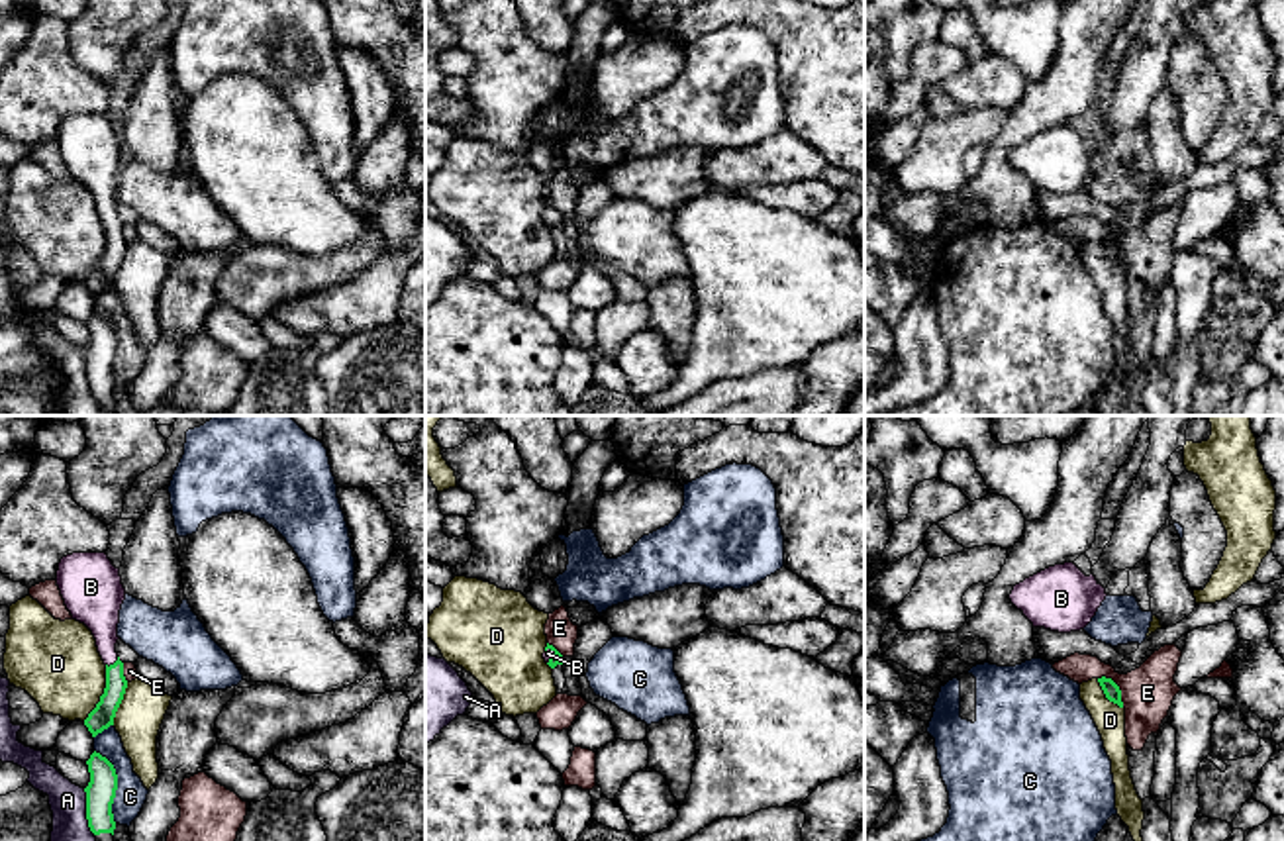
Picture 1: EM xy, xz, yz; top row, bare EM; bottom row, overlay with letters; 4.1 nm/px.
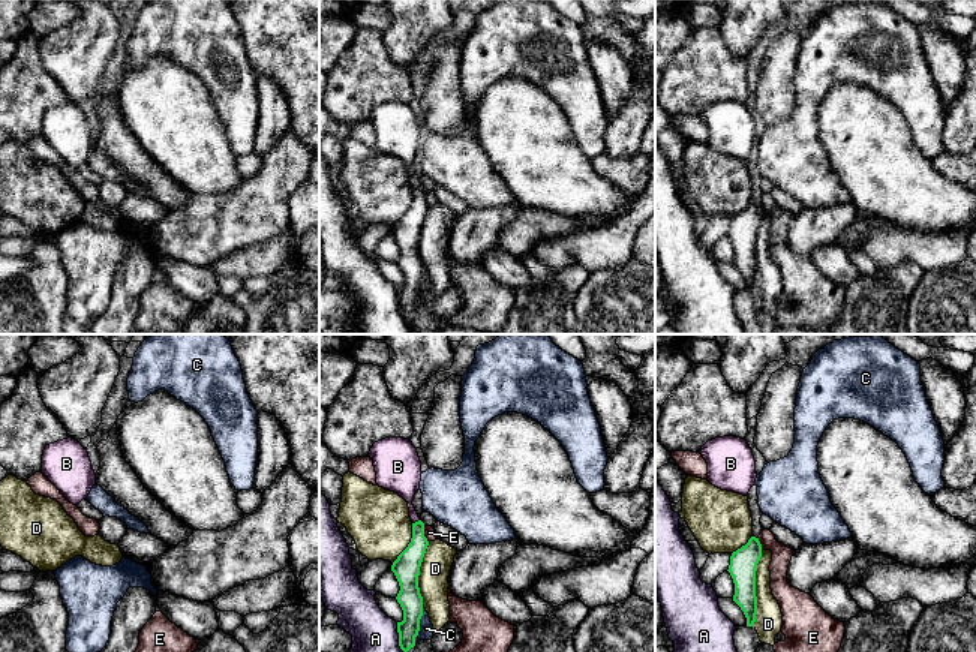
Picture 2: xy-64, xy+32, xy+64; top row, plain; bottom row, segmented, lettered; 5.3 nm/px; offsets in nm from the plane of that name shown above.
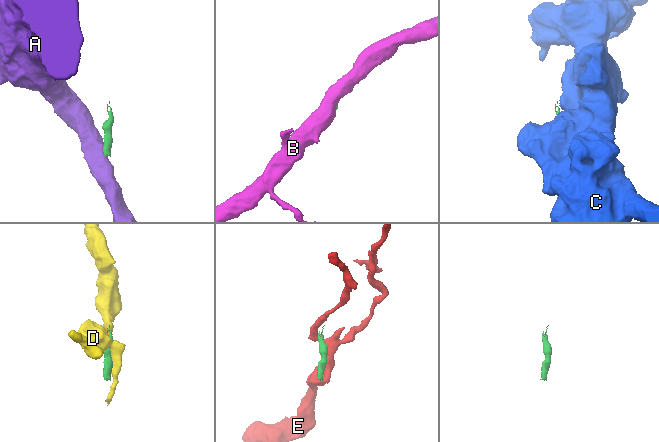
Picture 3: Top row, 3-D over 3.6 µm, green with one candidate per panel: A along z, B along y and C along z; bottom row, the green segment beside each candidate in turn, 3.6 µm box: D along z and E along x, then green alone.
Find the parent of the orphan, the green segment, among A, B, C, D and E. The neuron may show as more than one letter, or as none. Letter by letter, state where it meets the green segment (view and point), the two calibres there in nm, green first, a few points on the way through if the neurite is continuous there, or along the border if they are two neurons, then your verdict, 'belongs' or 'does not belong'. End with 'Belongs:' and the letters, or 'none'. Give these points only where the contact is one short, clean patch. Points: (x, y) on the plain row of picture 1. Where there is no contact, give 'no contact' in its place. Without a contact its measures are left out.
A: xy (87, 373) | 120/180 nm | along xy (83, 349), (89, 389), (95, 395) | does not belong
B: xy (114, 224) | 100/180 nm | across xy (100, 279), (114, 251), (114, 224), (106, 210), (98, 165) | belongs
C: xy (116, 346) | 120/130 nm | along xy (95, 310), (116, 336), (116, 383) | does not belong
D: xy (104, 253) | 100/340 nm | does not belong
E: yz (1118, 247) | 70/220 nm | along yz (1098, 238), (1108, 238), (1118, 247), (1124, 267) | does not belong
Belongs: B

